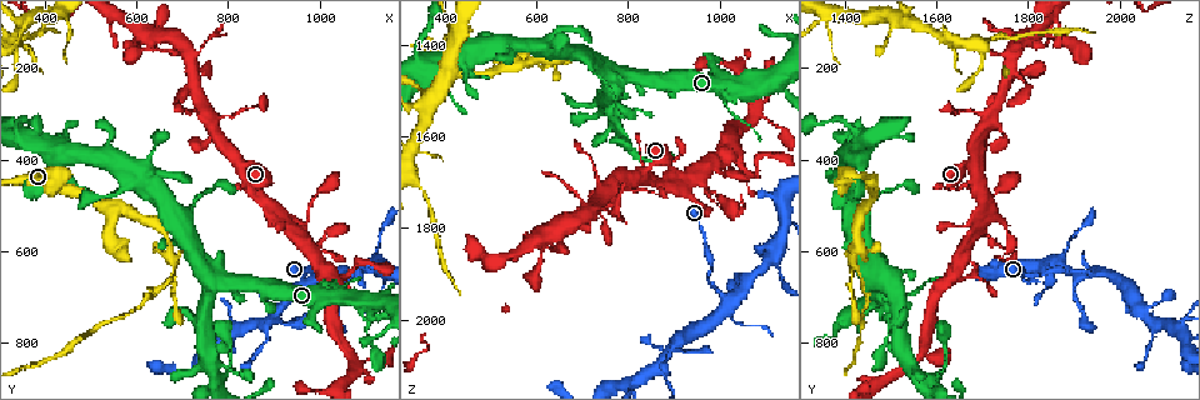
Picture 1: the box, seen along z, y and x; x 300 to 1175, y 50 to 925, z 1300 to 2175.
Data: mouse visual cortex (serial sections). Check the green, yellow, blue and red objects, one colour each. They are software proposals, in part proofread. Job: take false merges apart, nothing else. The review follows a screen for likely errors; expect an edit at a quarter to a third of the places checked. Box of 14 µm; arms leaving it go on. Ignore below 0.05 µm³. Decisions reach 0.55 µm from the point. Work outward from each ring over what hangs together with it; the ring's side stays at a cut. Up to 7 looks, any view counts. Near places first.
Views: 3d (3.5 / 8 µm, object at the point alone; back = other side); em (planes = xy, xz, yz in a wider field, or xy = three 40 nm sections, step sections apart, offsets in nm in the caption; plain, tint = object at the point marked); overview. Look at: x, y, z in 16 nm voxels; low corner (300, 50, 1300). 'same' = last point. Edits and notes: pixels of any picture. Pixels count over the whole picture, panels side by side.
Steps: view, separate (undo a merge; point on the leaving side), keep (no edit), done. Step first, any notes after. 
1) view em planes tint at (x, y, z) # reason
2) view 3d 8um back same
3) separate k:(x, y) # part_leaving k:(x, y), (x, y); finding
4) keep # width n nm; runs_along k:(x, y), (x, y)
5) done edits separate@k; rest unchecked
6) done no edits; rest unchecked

view 3d 3.5um at (975, 645, 1925) # thin neck

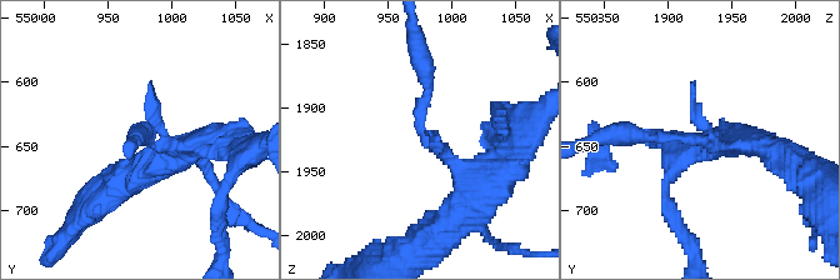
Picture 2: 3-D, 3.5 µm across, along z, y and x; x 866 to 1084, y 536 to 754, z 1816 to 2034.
view em xy step 1 tint at (980, 644, 1920) # shape alone is not enough

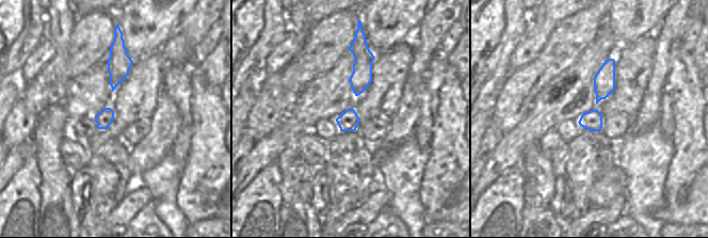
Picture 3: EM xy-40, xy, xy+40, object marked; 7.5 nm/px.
keep # runs_along 2:(418, 55), (421, 131), (471, 195); all the same cell

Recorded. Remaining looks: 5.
view 3d 3.5um at (680, 625, 1415) # two arms at a narrow angle

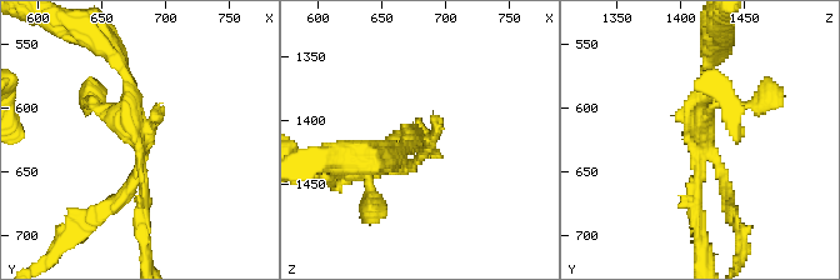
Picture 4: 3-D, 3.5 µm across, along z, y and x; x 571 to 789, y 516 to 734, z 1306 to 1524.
view em xy step 1 tint at (678, 628, 1420)

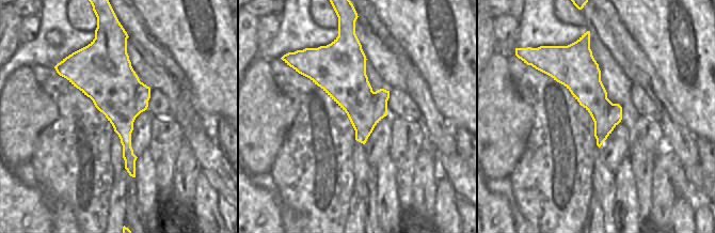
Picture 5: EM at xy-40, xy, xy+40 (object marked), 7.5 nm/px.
separate 4:(115, 203) # part_leaving 4:(135, 178), (58, 250); a second cell is stuck on

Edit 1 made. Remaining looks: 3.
view overview # redraw

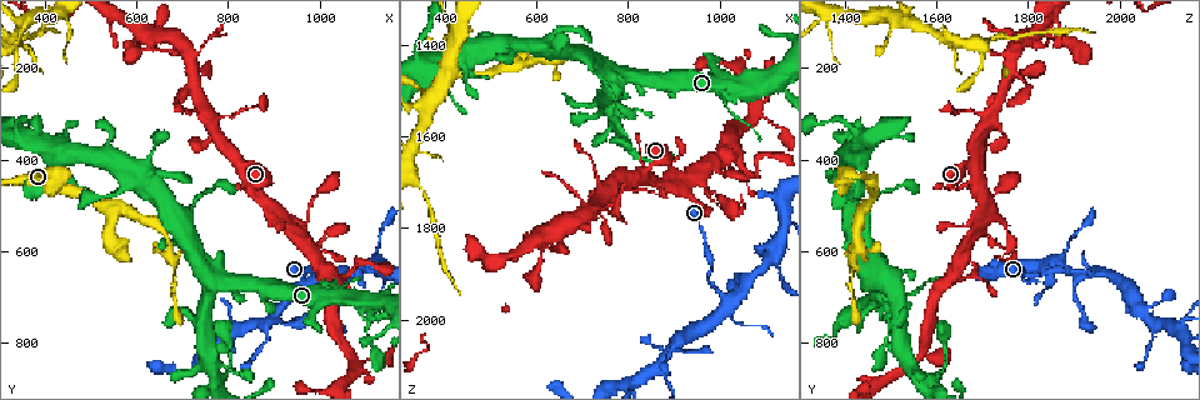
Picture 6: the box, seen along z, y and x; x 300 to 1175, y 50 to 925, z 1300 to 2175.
view 3d 8um at (835, 415, 1685) # three arms meet

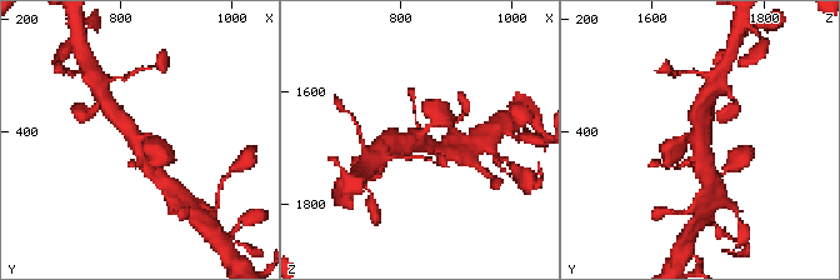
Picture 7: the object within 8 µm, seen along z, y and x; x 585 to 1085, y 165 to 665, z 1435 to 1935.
view em xy step 1 tint at (830, 420, 1680) # need the tissue

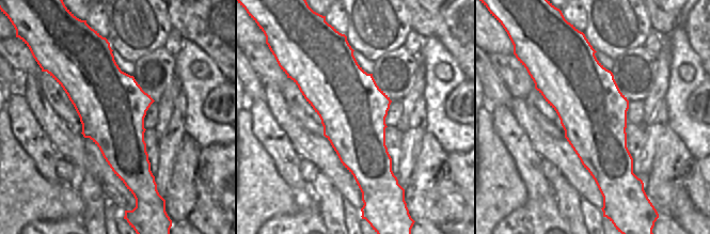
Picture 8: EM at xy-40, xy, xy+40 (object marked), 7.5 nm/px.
keep # width 500 nm; runs_along 7:(673, 146), (696, 138), (708, 169); one cell here

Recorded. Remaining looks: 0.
done edits separate@4; rest unchecked

